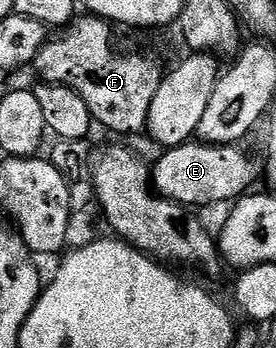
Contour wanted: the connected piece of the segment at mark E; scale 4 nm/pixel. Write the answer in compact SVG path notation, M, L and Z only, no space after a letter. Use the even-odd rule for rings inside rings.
M190 142L180 144L177 148L170 148L160 153L157 165L151 168L151 183L161 196L177 204L184 204L193 210L205 208L208 204L225 204L236 202L250 191L249 188L256 180L259 180L259 164L252 160L247 153L237 144L207 144L204 142Z

